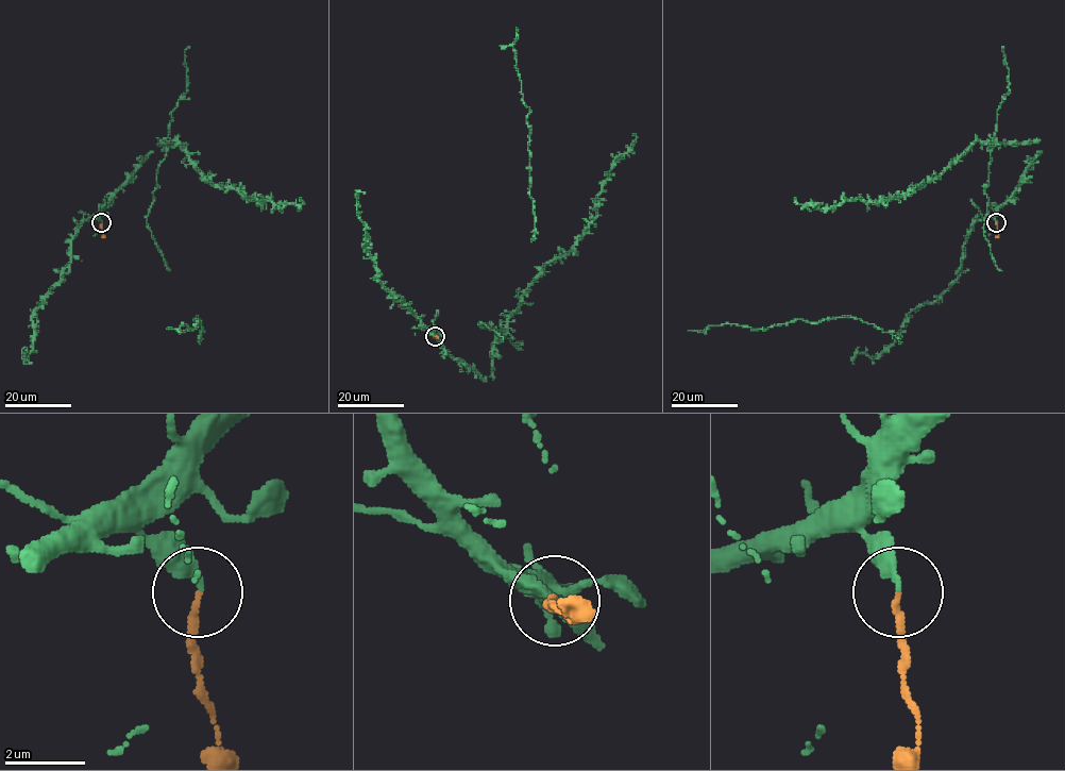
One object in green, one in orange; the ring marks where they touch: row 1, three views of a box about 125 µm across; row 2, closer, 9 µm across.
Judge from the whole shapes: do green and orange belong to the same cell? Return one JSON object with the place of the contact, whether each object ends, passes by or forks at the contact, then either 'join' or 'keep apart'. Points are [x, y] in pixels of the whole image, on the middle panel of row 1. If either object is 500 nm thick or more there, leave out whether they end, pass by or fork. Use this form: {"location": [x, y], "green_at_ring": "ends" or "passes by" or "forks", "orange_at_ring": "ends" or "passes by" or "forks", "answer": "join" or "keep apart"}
{"location": [435, 336], "green_at_ring": "ends", "orange_at_ring": "ends", "answer": "keep apart"}

